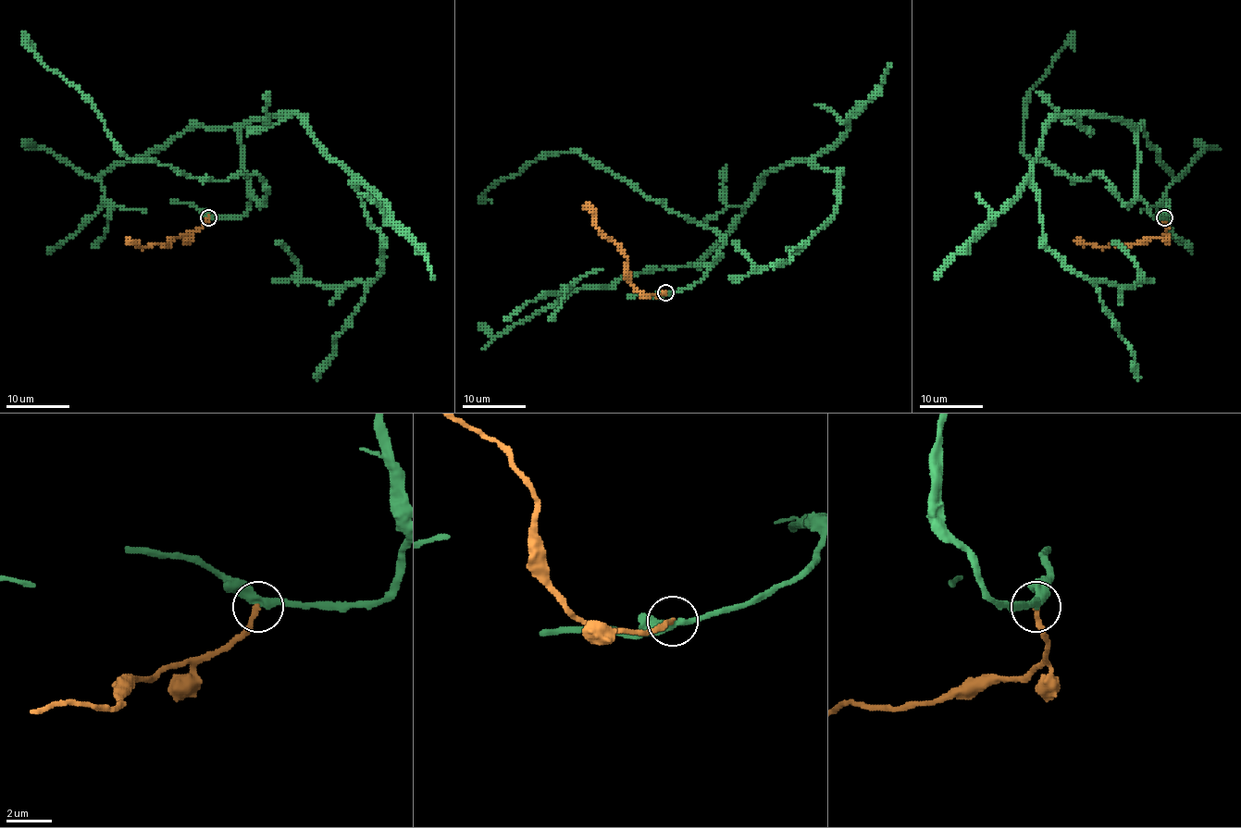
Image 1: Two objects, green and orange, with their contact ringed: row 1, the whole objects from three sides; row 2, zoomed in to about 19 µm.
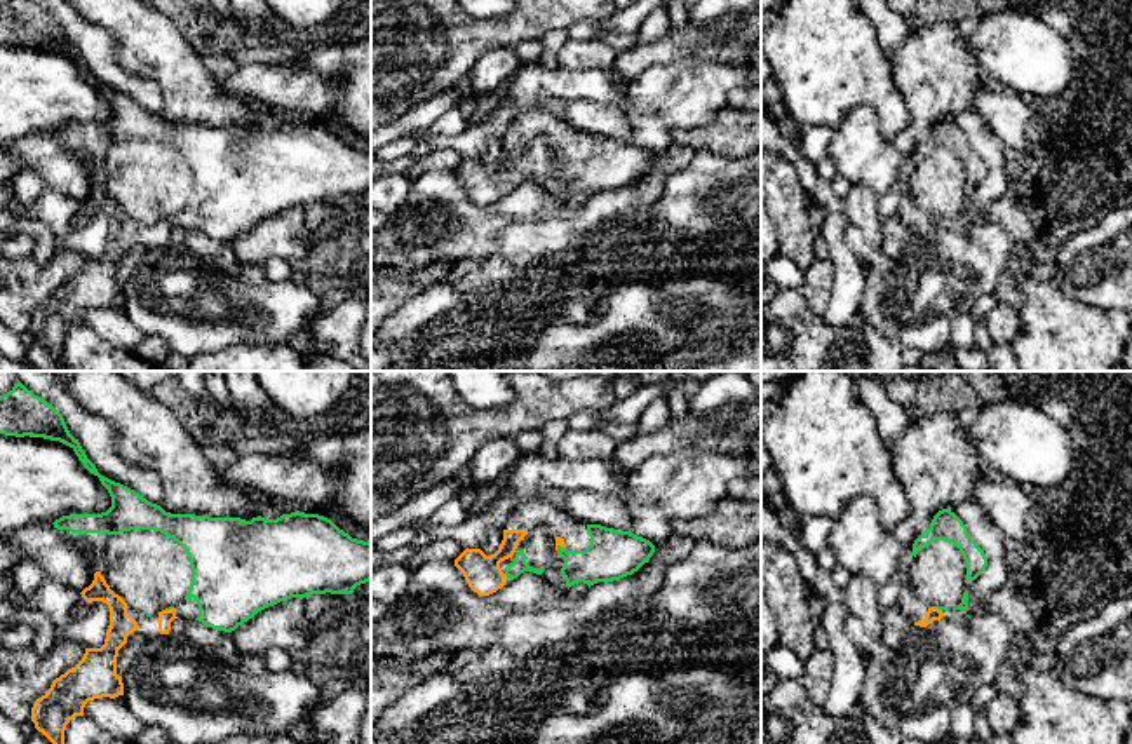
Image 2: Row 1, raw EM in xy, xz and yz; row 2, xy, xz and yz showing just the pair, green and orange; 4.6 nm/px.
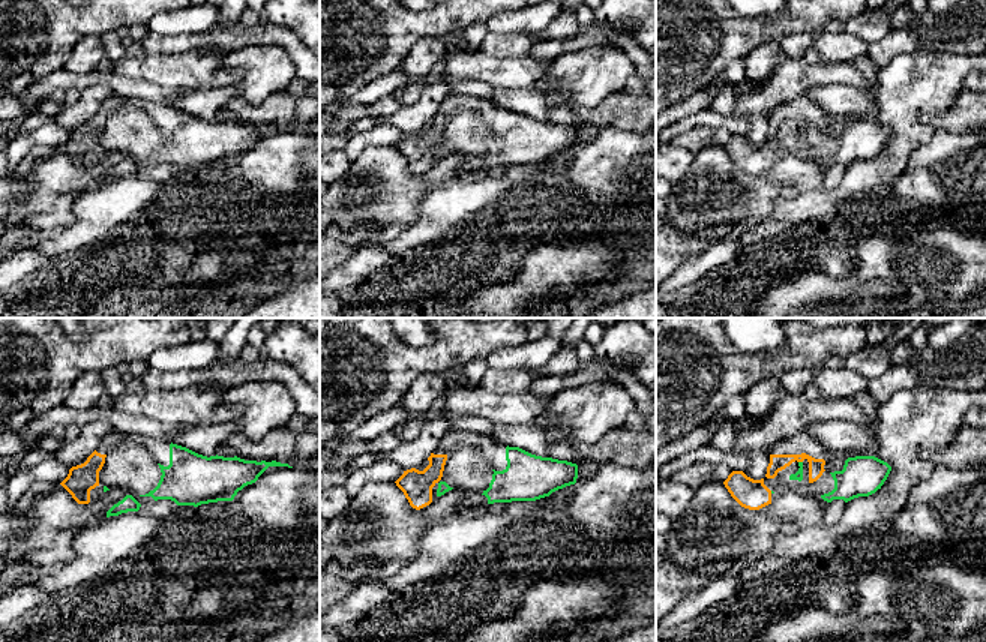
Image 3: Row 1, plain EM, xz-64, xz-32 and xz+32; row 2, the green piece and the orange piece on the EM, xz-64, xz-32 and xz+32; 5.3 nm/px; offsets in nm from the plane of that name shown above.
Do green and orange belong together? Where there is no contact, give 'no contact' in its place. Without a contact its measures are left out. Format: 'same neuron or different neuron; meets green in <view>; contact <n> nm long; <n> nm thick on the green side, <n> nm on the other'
same neuron; meets green in xz; contact 30 nm long; 70 nm thick on the green side, 170 nm on the other

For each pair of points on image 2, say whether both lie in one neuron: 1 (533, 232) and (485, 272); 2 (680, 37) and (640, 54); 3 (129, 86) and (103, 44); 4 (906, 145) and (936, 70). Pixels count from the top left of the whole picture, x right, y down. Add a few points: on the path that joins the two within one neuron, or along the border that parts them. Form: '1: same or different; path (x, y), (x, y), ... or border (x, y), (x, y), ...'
1: same; path (521, 244), (497, 269)
2: same; path (669, 47), (650, 54)
3: same; path (119, 75), (103, 60), (103, 54)
4: same; path (920, 126), (932, 89)

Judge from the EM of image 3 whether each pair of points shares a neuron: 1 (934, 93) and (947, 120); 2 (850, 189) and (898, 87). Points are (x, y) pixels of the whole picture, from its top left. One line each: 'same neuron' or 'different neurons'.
1: different neurons
2: same neuron

